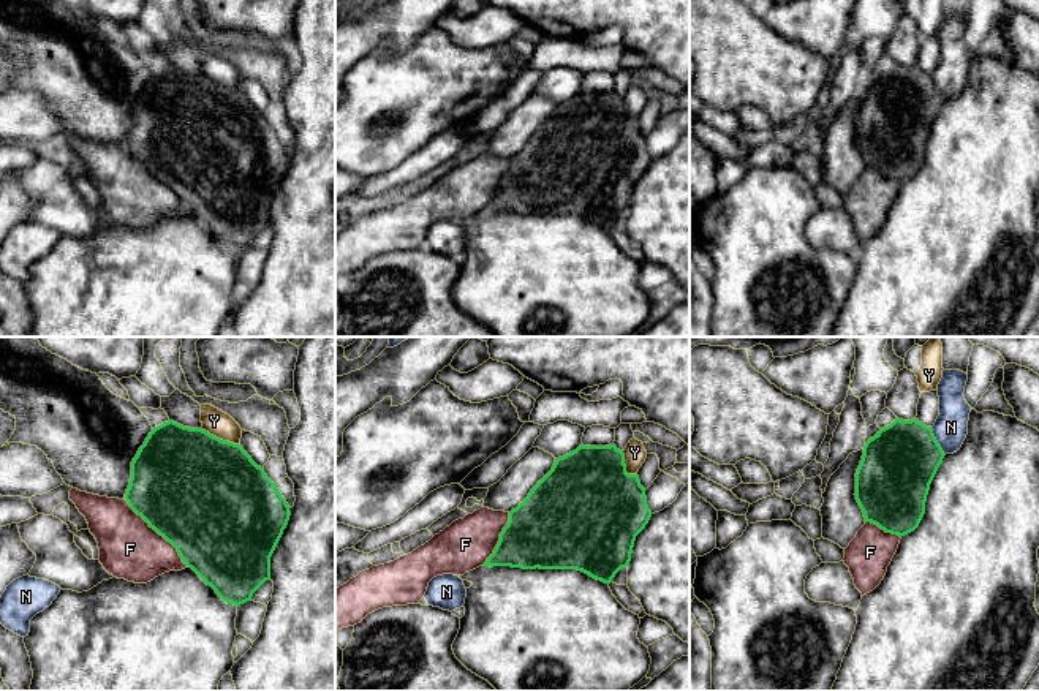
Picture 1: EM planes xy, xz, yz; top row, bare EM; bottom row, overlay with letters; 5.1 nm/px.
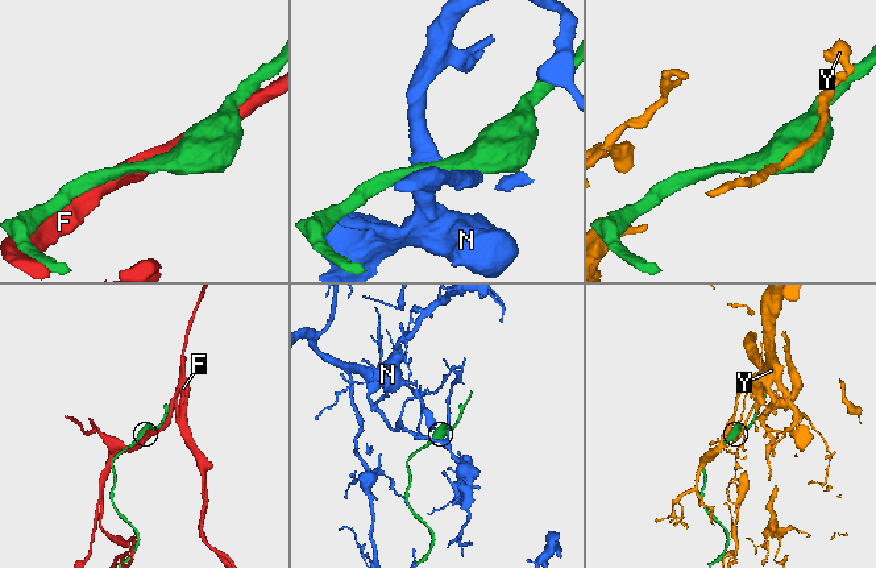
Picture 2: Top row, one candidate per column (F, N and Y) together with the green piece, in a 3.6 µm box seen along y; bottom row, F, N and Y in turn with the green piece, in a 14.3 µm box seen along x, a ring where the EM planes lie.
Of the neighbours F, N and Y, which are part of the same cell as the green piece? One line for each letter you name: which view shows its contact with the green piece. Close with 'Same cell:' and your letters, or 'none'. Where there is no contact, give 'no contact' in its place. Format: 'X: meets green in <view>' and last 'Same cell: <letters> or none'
F: meets green in xy
Same cell: F

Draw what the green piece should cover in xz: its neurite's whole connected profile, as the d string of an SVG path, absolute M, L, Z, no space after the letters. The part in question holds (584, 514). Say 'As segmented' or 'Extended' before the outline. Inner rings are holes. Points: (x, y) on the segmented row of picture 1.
Extended. M615 444L584 446L555 459L552 470L531 489L511 512L481 508L452 522L429 542L391 563L372 566L335 590L335 631L361 623L368 614L392 606L417 604L429 582L443 574L463 576L479 566L511 566L522 569L577 569L610 583L631 561L636 536L652 517L645 489L637 474L628 474L625 454Z

